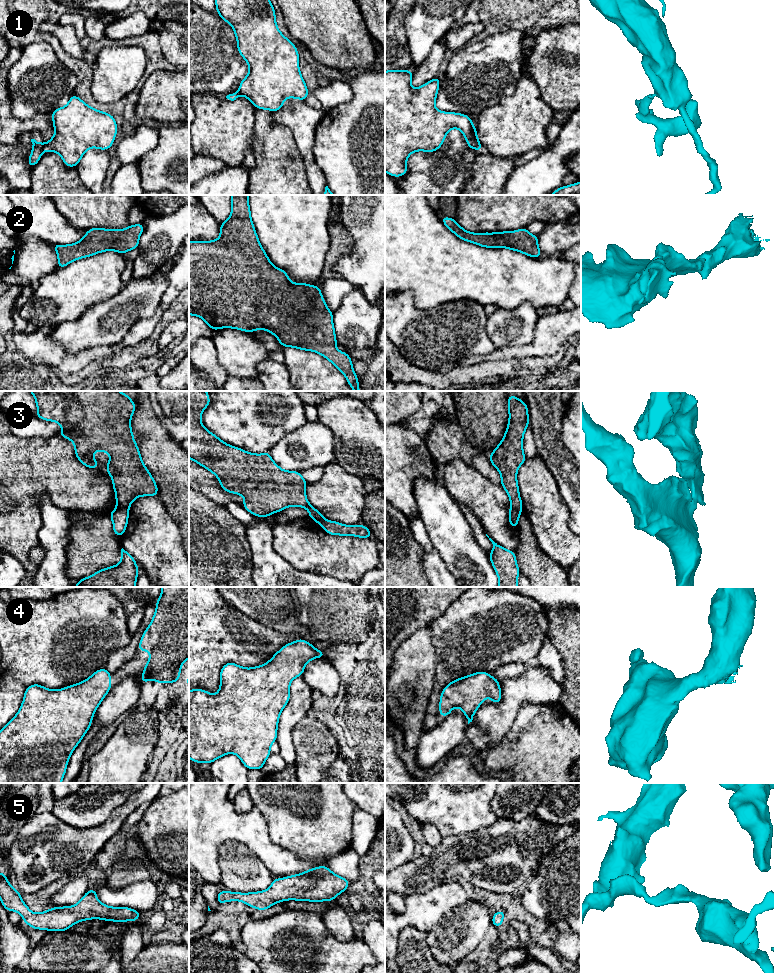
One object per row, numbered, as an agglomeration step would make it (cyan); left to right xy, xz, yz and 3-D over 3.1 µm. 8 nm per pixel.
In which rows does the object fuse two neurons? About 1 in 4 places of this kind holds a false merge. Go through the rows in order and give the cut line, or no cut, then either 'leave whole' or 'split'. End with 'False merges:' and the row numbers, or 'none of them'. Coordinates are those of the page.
1: cut xy (43, 144), (44, 149); split
2: cut none; leave whole
3: cut xy (117, 505), (128, 510); split
4: cut none; leave whole
5: cut none; leave whole
False merges: 1, 3

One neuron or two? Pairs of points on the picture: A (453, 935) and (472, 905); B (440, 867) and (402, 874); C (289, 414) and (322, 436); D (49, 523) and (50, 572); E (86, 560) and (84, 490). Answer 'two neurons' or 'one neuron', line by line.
A: one neuron
B: one neuron
C: two neurons
D: one neuron
E: two neurons

